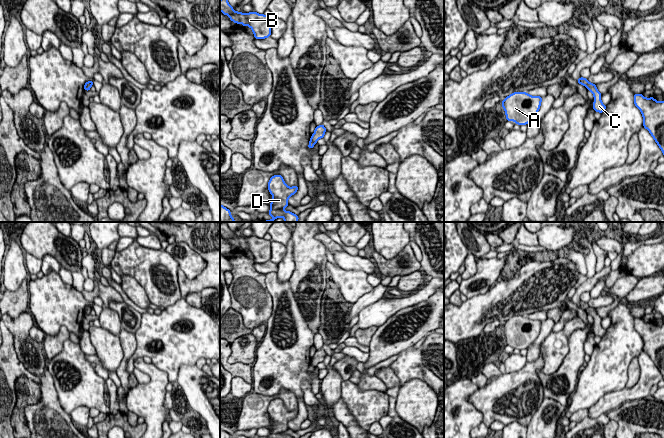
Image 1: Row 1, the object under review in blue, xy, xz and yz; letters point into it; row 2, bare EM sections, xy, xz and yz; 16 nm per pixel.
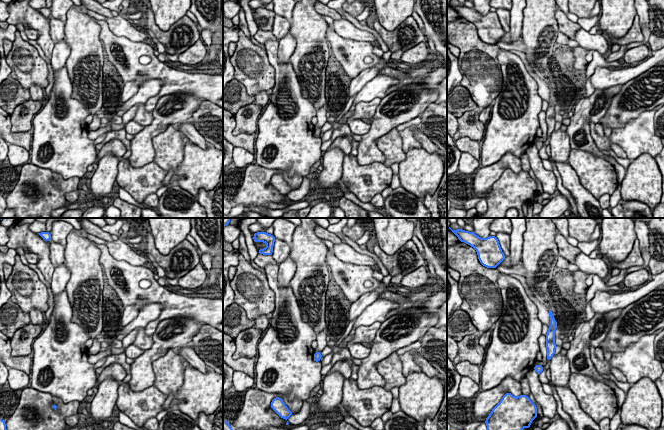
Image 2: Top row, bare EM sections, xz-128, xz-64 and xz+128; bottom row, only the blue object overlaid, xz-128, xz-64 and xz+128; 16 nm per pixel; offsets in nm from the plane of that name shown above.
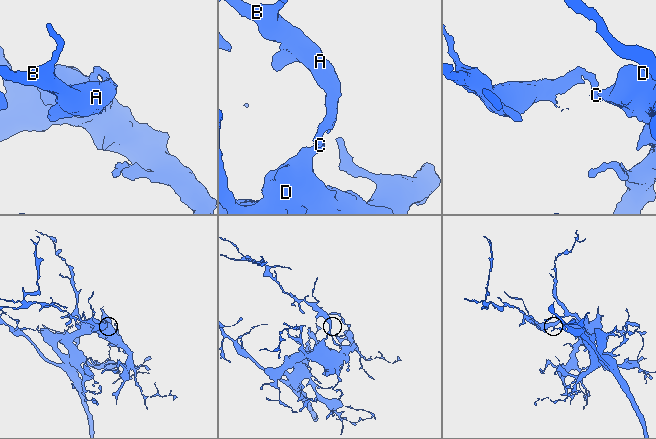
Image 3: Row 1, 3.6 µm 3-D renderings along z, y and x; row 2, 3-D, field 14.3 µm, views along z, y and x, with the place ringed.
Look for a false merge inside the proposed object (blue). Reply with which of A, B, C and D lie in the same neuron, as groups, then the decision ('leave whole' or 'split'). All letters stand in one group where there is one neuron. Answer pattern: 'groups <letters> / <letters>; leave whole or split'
groups A B / C D; split

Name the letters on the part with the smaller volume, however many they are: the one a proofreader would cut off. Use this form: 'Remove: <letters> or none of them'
Remove: A, B

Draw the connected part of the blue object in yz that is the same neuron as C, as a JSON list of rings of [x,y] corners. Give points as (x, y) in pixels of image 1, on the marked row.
[[[588,83],[586,86],[587,90],[591,91],[594,96],[594,103],[592,104],[594,111],[603,113],[606,109],[606,105],[604,105],[601,102],[601,96],[602,94],[597,90],[597,87],[595,84]]]

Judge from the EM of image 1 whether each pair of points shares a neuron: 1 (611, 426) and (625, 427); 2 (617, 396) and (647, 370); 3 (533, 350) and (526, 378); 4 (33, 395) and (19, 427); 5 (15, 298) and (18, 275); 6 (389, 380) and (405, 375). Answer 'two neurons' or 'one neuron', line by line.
1: two neurons
2: one neuron
3: two neurons
4: one neuron
5: two neurons
6: two neurons

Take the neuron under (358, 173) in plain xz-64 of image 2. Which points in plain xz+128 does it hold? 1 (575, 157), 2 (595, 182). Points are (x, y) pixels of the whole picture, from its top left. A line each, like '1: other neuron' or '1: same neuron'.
1: same neuron
2: same neuron

